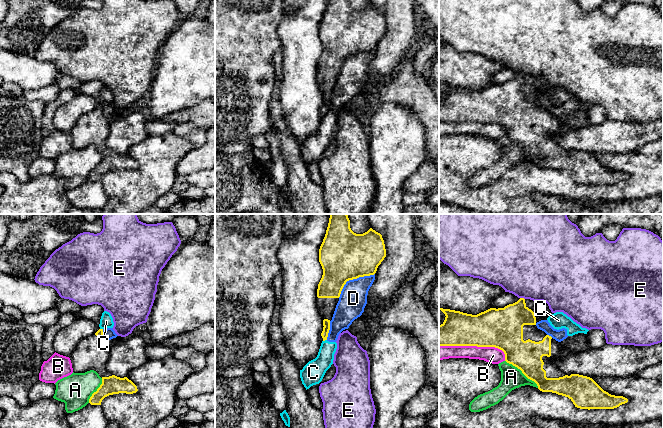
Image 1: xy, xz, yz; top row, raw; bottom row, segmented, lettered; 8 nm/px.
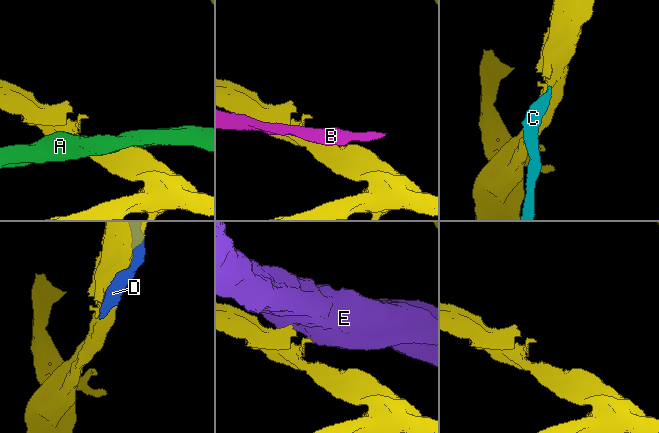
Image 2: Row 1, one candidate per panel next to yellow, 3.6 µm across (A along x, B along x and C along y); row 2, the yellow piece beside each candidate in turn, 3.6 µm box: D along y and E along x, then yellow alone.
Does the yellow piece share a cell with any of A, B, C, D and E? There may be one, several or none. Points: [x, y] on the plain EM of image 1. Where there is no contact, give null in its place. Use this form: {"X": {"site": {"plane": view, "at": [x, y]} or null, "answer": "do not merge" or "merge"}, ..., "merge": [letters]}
{"A": {"site": {"plane": "yz", "at": [522, 148]}, "answer": "do not merge"}, "B": {"site": {"plane": "yz", "at": [475, 121]}, "answer": "do not merge"}, "C": {"site": {"plane": "xz", "at": [324, 116]}, "answer": "do not merge"}, "D": {"site": {"plane": "xz", "at": [352, 55]}, "answer": "do not merge"}, "E": {"site": {"plane": "yz", "at": [522, 74]}, "answer": "do not merge"}, "merge": []}

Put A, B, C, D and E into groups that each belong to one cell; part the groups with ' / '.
A / B / C D / E

